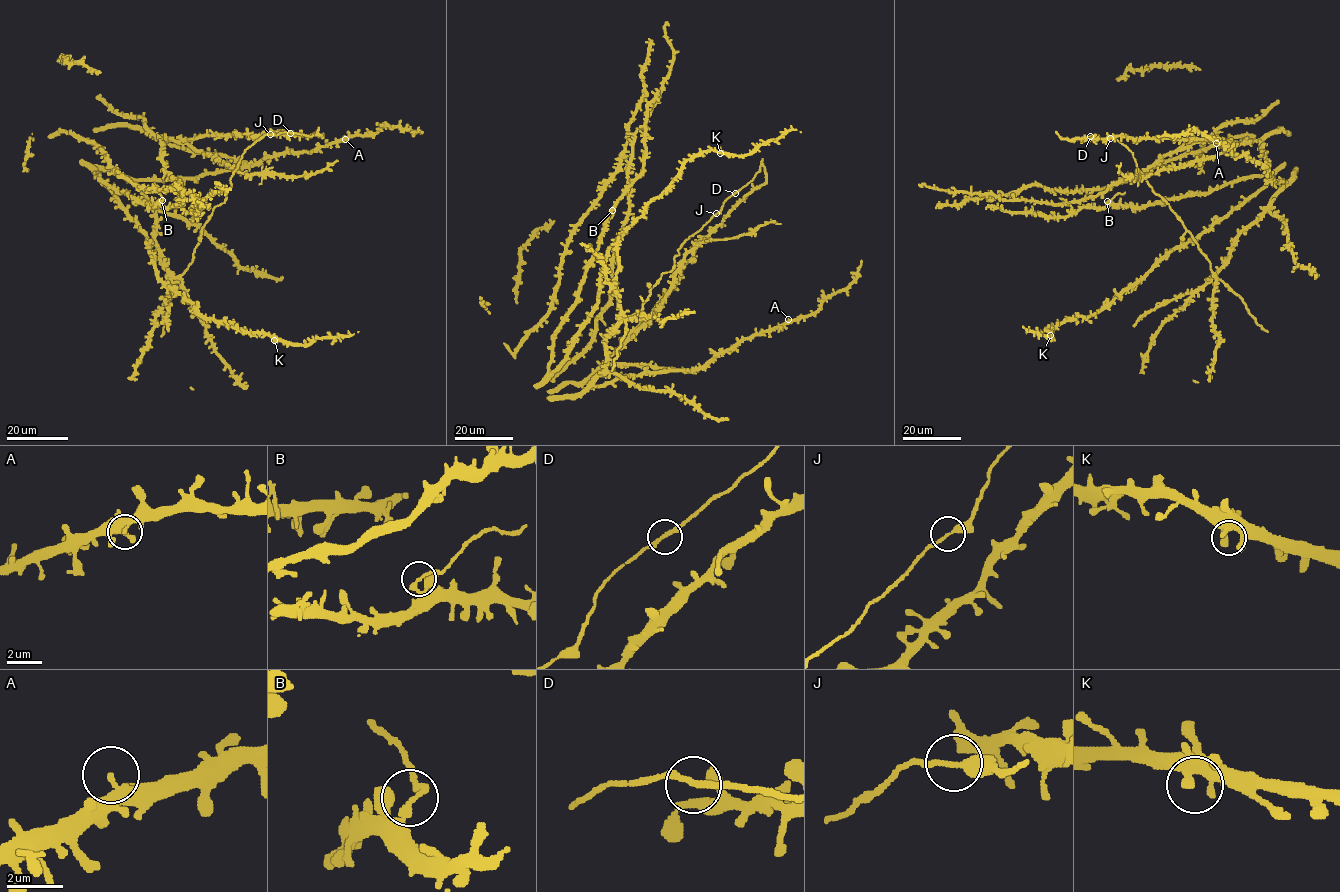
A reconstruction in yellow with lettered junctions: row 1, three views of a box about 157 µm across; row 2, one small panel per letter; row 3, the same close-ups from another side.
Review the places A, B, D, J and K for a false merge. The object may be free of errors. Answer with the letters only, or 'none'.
B

